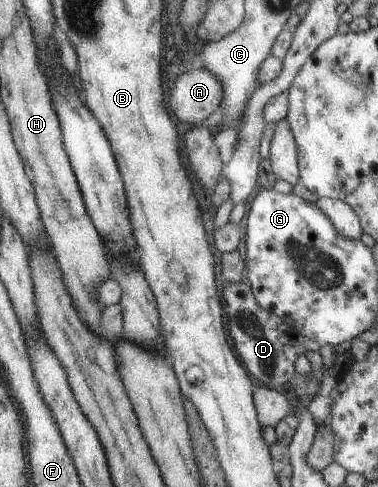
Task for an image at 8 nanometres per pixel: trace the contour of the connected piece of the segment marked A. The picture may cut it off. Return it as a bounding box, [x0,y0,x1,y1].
[168,65,223,125]

